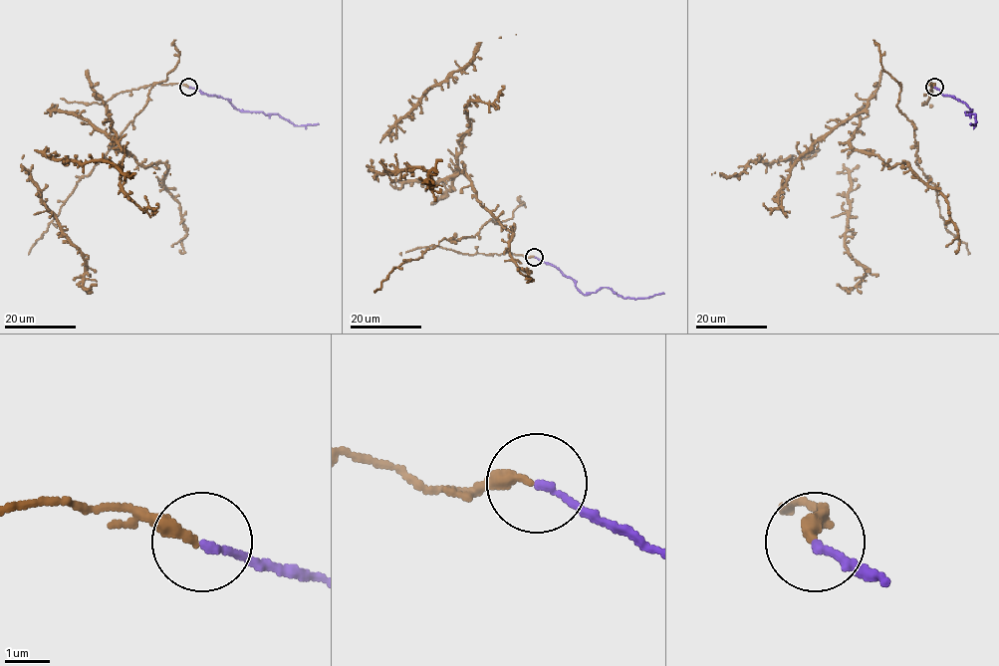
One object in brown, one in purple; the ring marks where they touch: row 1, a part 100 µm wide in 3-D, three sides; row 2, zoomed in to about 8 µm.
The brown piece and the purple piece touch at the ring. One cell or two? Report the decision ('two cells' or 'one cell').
one cell

